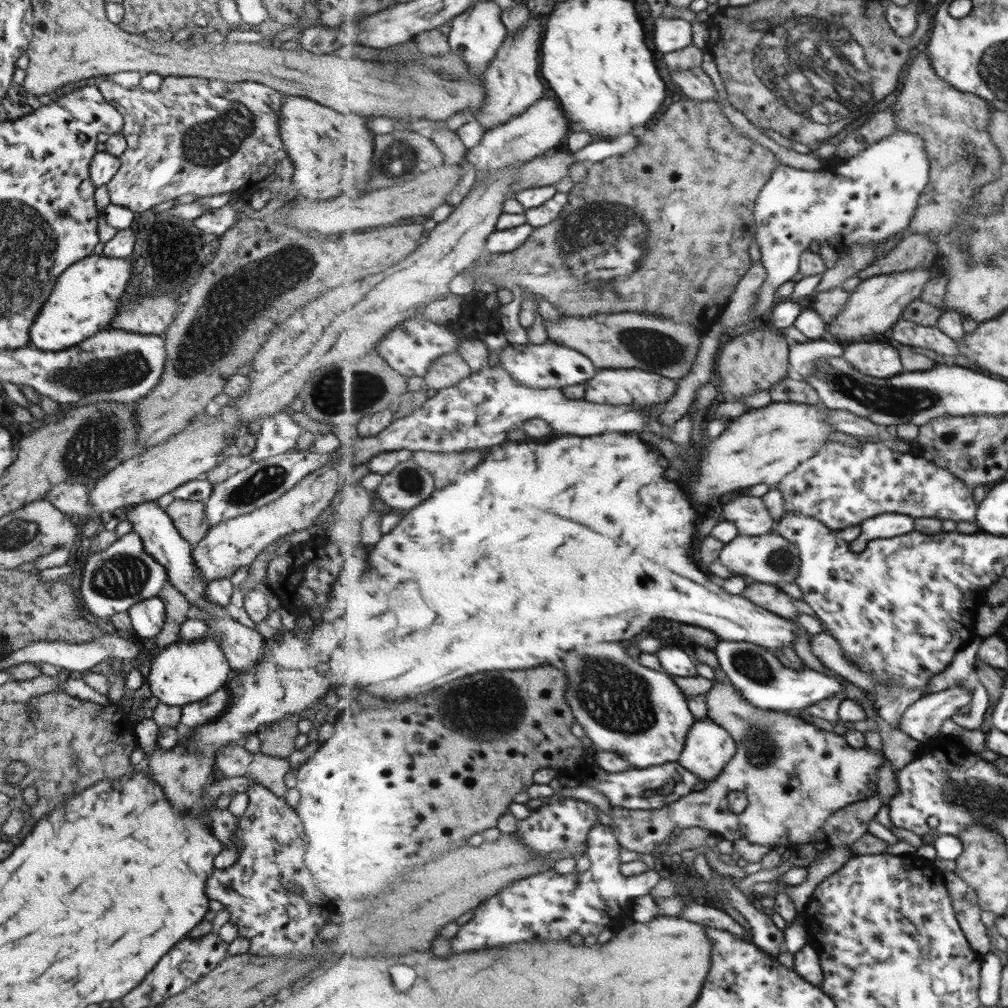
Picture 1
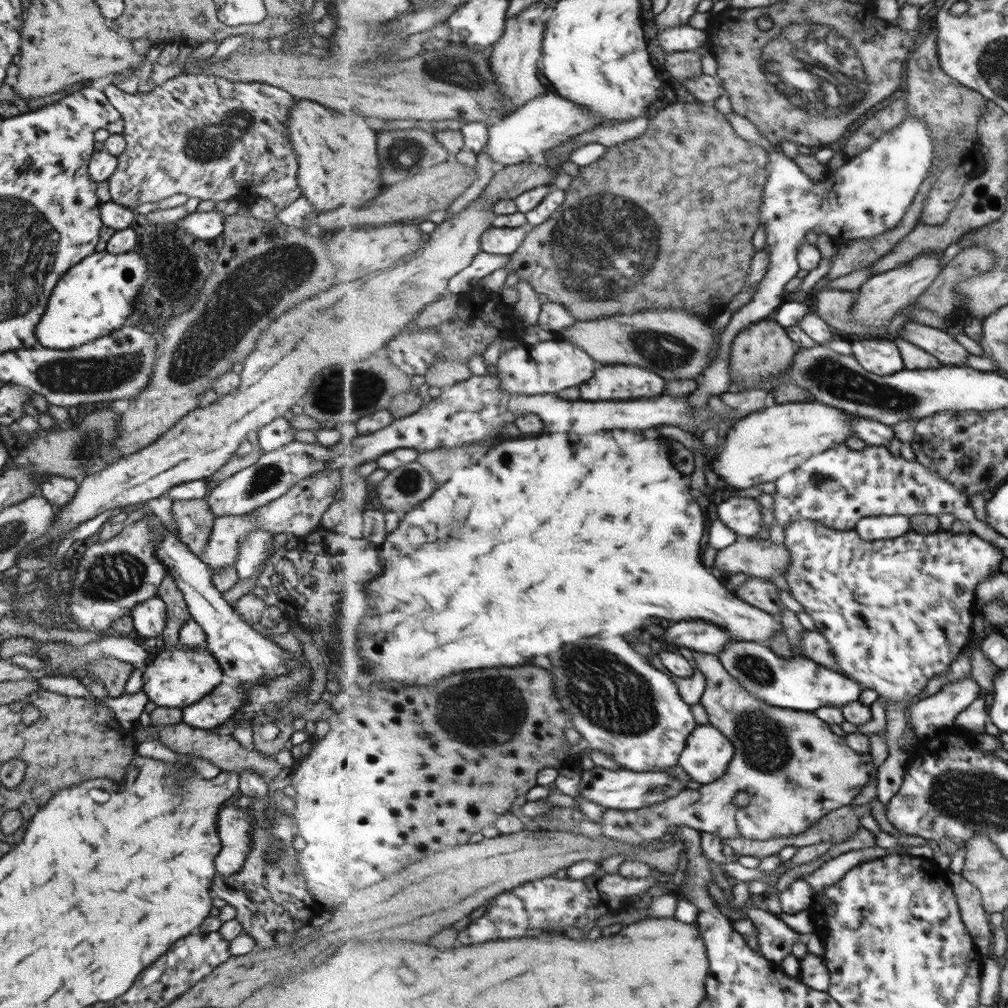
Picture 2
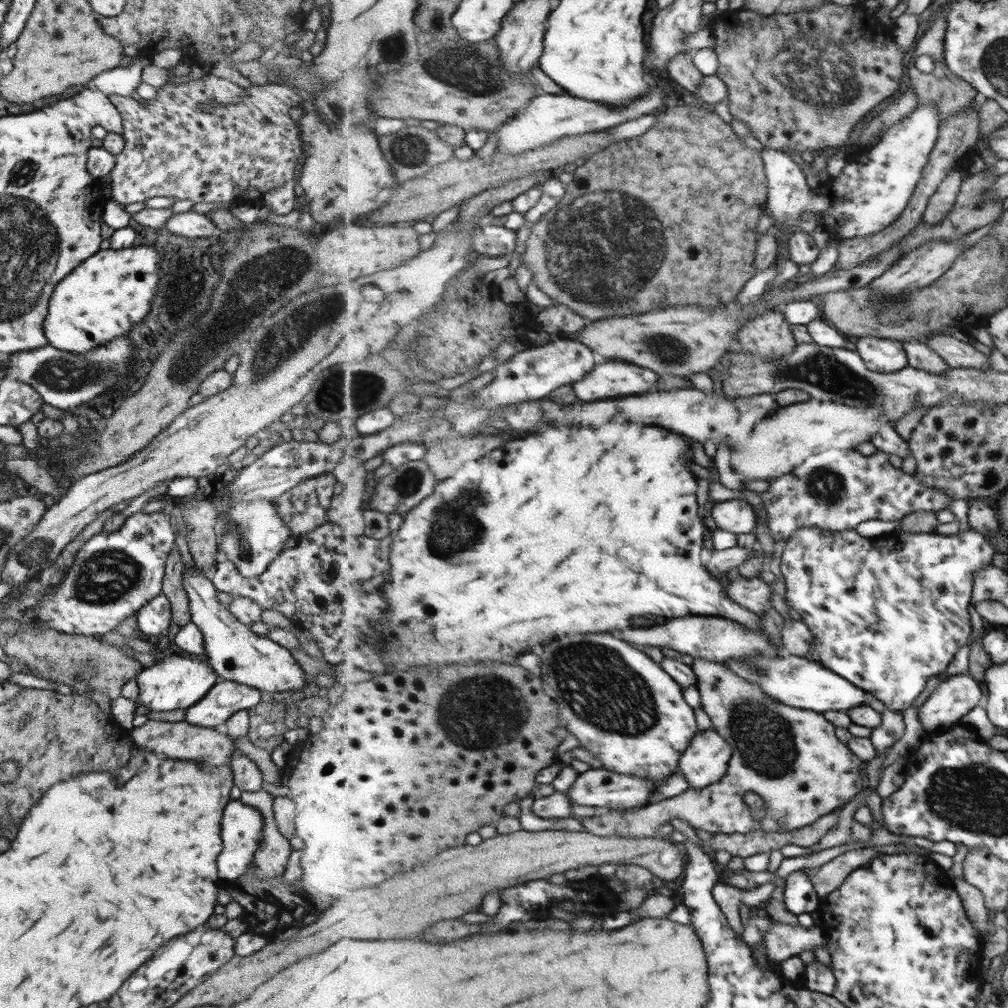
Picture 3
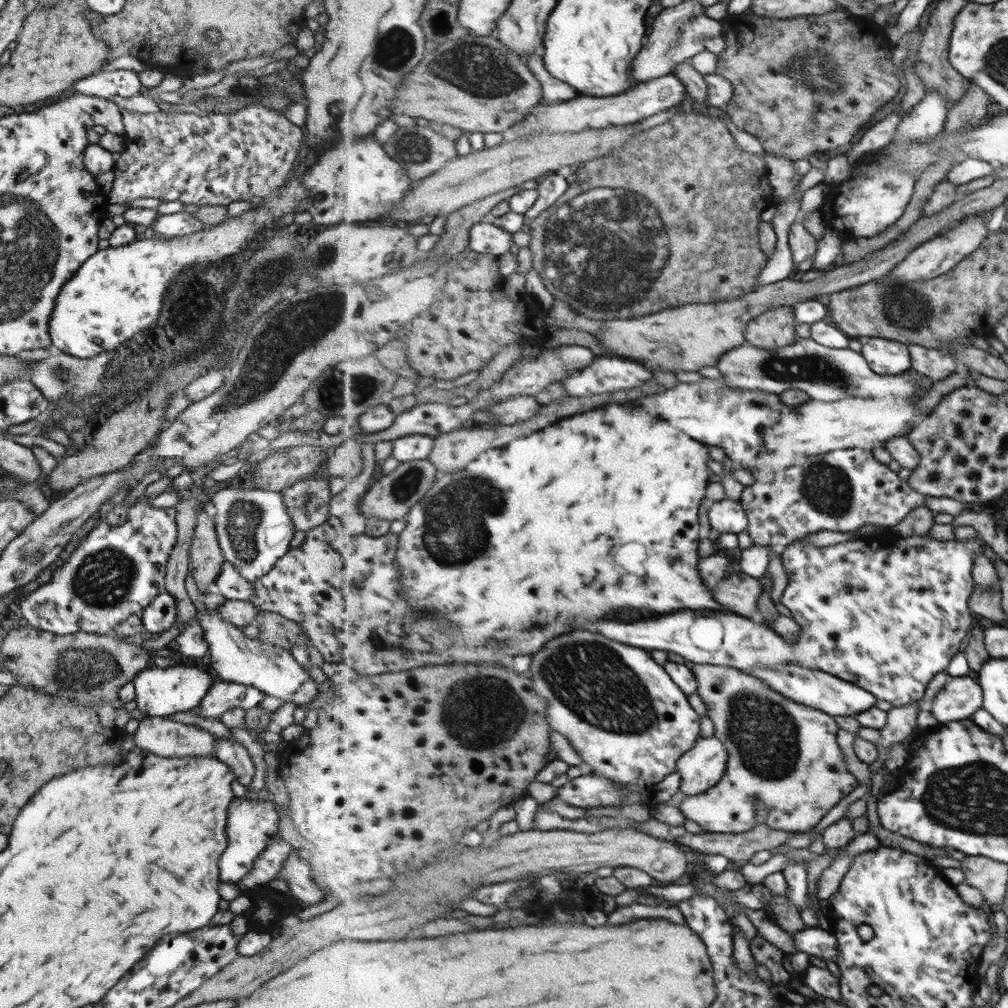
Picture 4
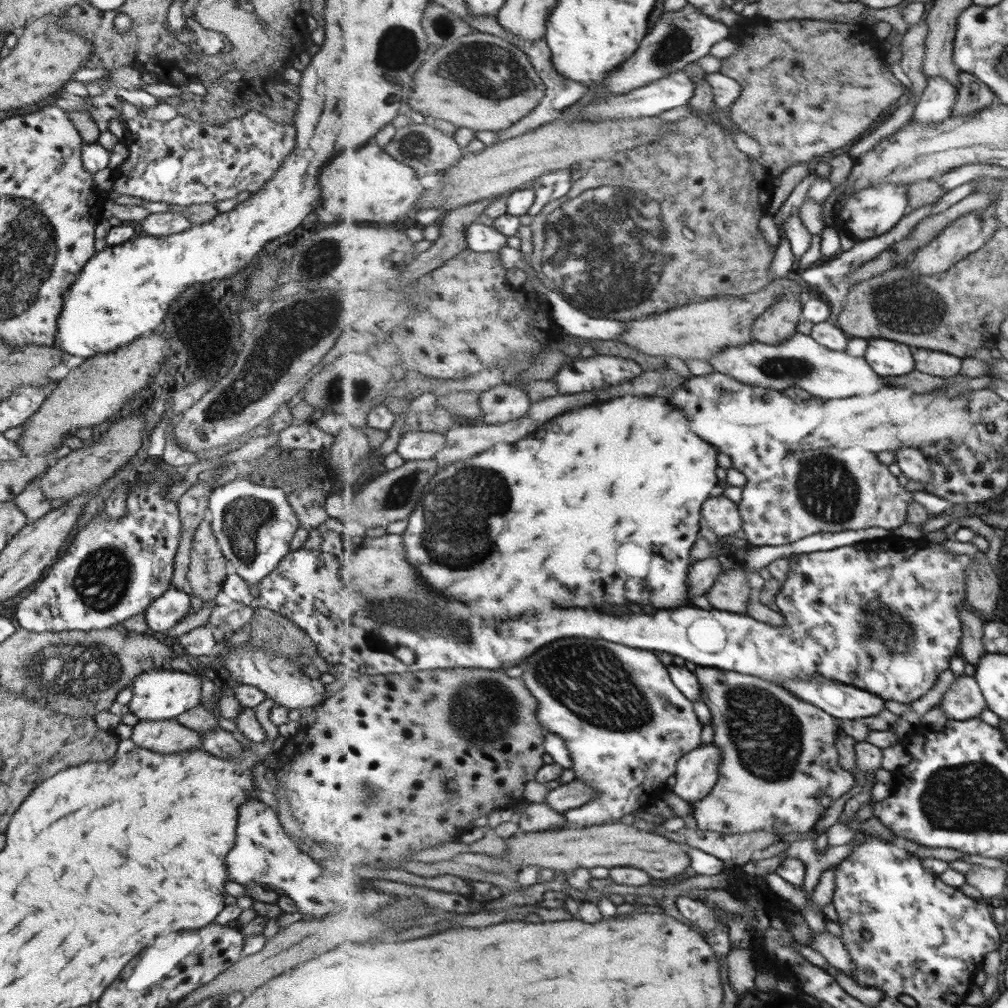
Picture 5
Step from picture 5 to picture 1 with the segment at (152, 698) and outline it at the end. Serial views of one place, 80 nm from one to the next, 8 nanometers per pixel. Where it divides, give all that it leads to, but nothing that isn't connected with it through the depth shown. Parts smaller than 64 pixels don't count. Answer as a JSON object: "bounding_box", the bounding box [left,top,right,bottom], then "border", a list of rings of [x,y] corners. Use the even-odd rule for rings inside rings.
{"bounding_box":[146,636,230,706],"border":[[[212,636],[183,642],[178,640],[165,648],[153,652],[150,657],[149,672],[146,677],[150,693],[161,704],[183,706],[209,696],[218,688],[225,686],[225,678],[230,666]]]}

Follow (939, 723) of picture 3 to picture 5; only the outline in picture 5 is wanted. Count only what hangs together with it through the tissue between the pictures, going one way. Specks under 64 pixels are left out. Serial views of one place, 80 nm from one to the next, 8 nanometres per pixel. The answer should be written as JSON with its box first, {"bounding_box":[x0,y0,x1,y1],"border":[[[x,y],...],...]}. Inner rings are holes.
{"bounding_box":[938,676,988,720],"border":[[[960,676],[945,693],[938,705],[948,719],[971,720],[979,717],[988,708],[978,679],[972,676]]]}

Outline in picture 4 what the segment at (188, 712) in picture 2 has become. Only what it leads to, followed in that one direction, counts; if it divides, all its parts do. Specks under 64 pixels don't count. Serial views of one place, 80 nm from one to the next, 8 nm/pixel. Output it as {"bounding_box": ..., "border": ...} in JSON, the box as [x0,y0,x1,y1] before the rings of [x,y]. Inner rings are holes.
{"bounding_box":[195,681,264,718],"border":[[[221,681],[211,684],[205,696],[195,707],[195,712],[207,718],[220,718],[220,714],[229,707],[239,707],[243,710],[259,705],[264,694],[244,684]]]}

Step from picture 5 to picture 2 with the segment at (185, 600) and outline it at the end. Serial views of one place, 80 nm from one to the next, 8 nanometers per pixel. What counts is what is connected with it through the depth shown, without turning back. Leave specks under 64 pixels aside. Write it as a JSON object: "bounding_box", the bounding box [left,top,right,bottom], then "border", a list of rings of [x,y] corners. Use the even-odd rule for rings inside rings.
{"bounding_box":[129,597,166,639],"border":[[[157,597],[135,605],[129,615],[134,630],[145,639],[159,636],[166,623],[165,604]]]}

